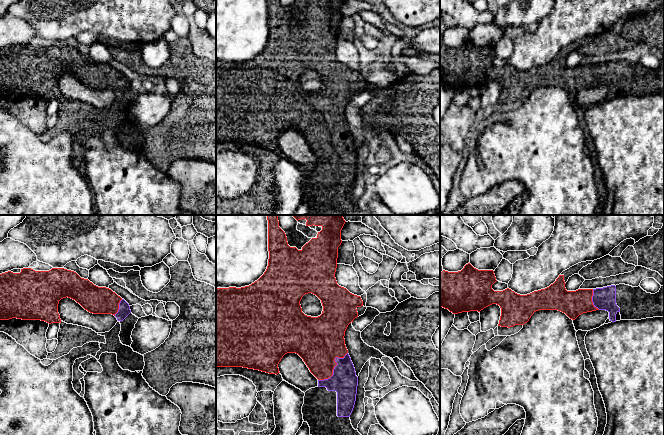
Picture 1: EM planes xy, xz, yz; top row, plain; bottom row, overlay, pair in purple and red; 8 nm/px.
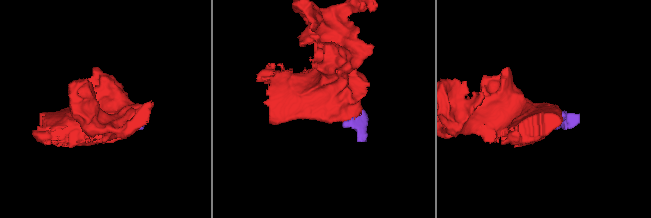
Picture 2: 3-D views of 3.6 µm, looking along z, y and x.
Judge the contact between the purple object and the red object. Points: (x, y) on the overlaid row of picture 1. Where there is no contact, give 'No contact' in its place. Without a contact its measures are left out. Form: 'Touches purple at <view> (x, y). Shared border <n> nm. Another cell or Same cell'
Touches purple at xz (334, 367). Shared border 340 nm. Same cell

